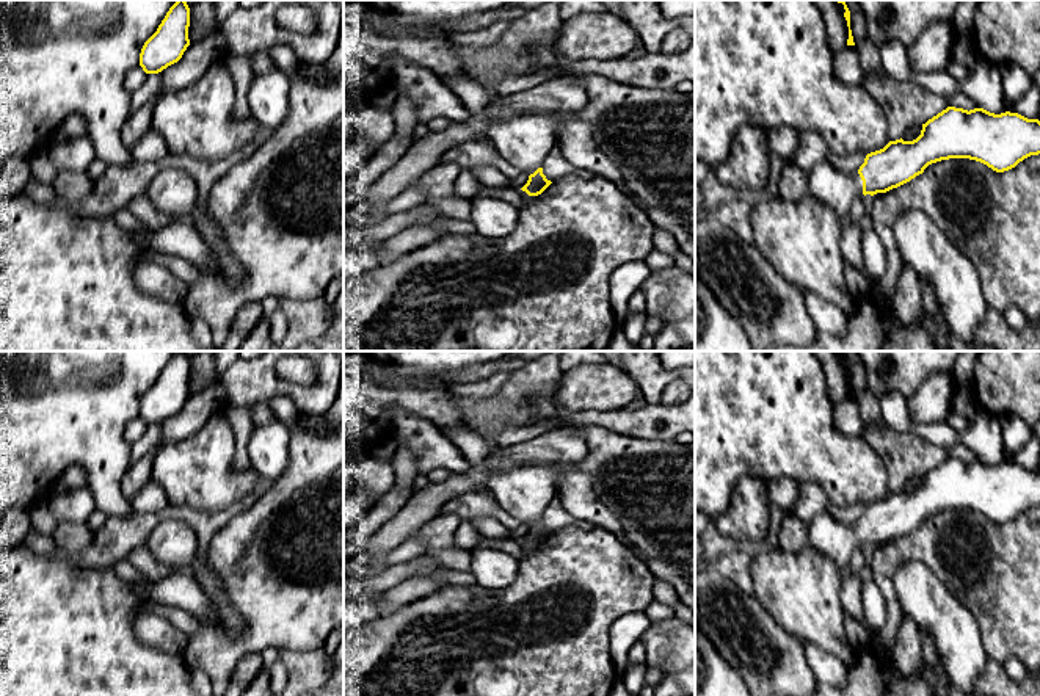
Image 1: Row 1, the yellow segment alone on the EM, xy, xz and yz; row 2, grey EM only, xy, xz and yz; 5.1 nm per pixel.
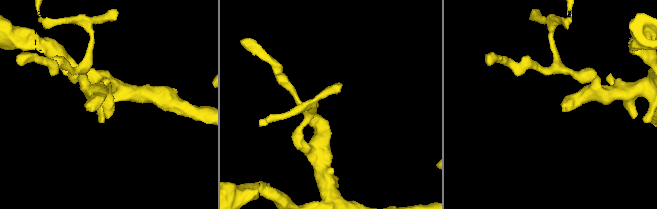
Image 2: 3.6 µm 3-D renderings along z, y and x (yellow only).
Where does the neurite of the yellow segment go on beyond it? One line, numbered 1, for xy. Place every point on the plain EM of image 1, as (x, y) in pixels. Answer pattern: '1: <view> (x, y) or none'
1: none

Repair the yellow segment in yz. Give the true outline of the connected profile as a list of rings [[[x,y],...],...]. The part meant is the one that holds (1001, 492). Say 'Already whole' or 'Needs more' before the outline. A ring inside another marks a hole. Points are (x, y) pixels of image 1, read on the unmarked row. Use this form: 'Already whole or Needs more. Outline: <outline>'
Needs more. Outline: [[[947,458],[922,475],[916,491],[889,492],[883,500],[867,505],[855,525],[845,525],[828,513],[816,516],[808,524],[808,546],[845,572],[858,547],[897,539],[932,514],[969,509],[1004,524],[1038,505],[1038,470],[1010,462],[995,466],[984,459],[968,462]]]

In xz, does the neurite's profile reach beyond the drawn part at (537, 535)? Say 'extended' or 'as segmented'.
extended

